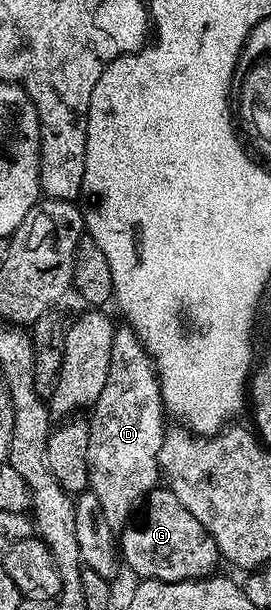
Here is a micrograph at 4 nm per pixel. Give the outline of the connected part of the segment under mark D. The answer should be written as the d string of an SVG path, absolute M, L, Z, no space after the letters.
M129 327L115 328L108 379L104 382L104 391L100 391L100 399L93 403L92 412L94 414L88 417L88 489L96 495L96 499L100 499L100 507L104 510L104 519L108 519L108 527L121 531L135 516L147 495L159 484L158 452L166 430L164 424L162 425L164 406L158 386L158 373L154 370L154 362L146 354L142 340Z

